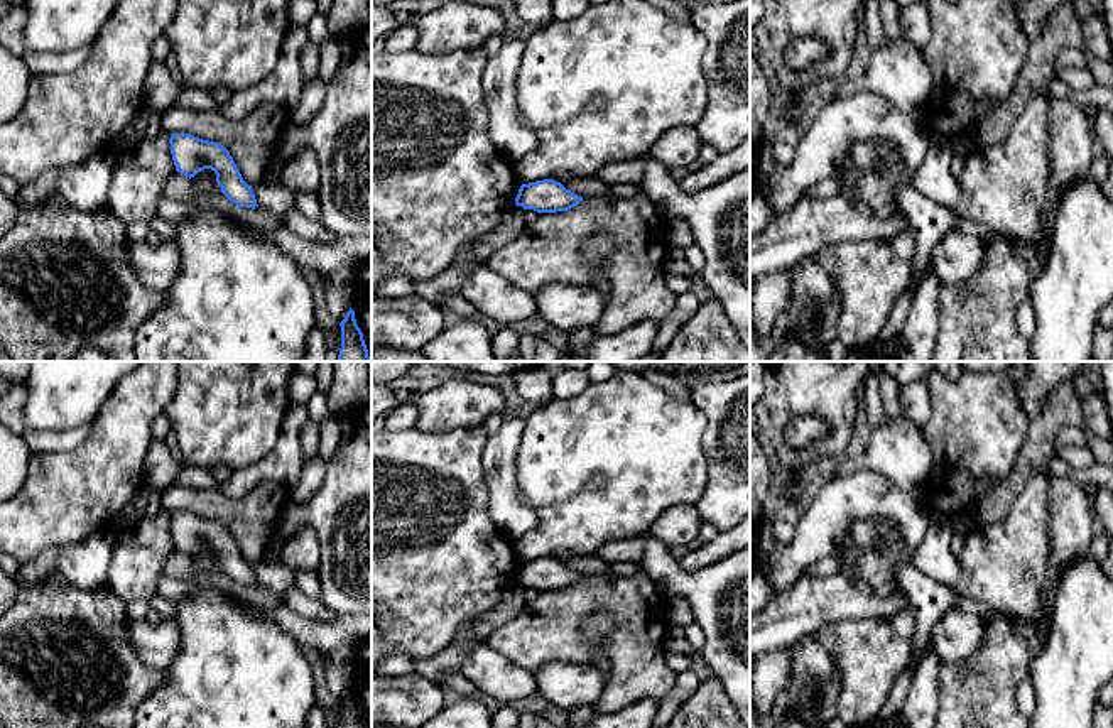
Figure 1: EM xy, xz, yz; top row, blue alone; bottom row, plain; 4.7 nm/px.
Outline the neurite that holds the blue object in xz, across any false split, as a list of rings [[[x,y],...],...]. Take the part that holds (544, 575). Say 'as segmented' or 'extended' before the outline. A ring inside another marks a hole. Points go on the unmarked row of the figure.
as segmented; [[[554,557],[522,562],[515,583],[537,591],[567,589],[583,579]]]

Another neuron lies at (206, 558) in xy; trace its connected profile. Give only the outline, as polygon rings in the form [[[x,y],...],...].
[[[204,547],[198,551],[194,556],[191,556],[193,562],[203,569],[218,569],[221,571],[221,566],[216,561],[216,552],[211,547]]]

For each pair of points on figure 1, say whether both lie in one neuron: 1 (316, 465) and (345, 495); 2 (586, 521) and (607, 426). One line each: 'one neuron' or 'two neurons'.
1: two neurons
2: one neuron

